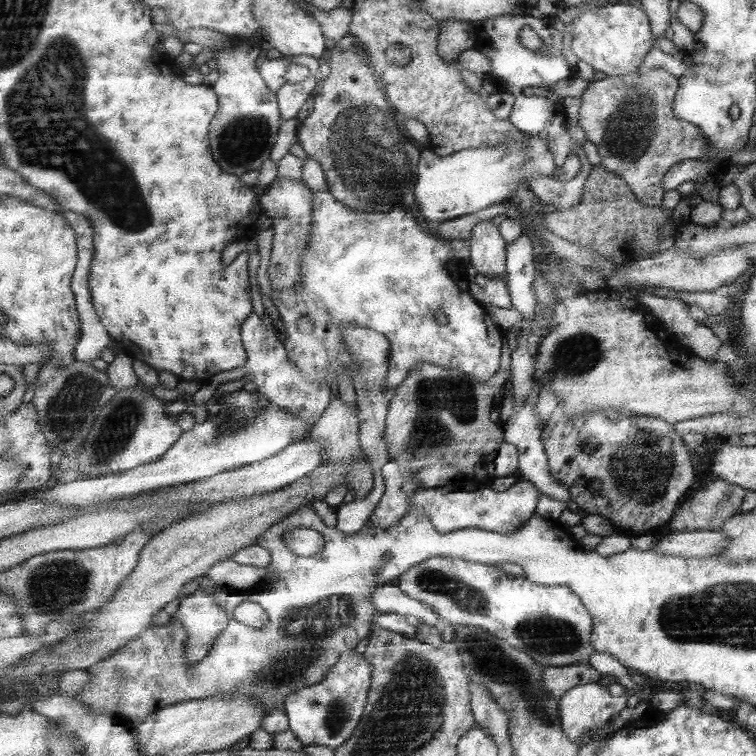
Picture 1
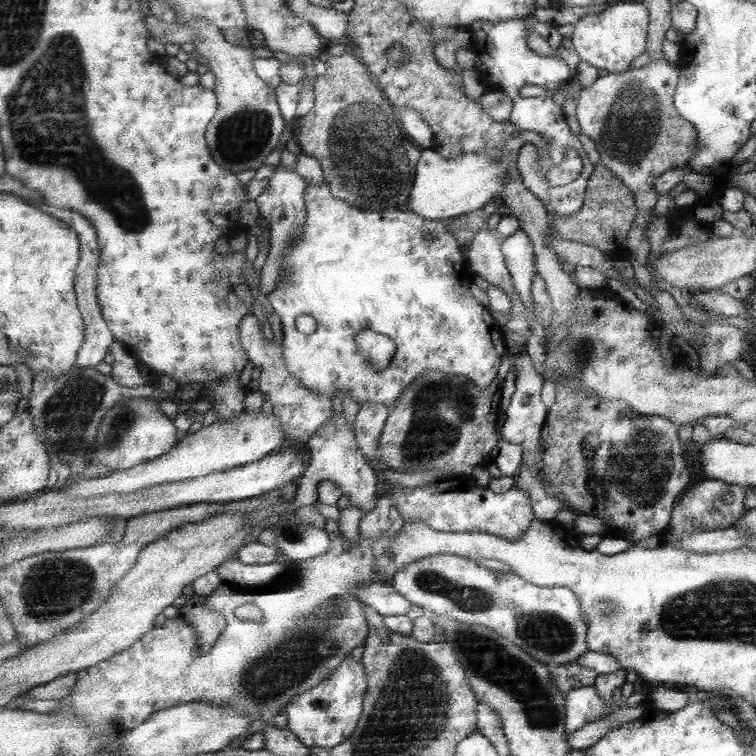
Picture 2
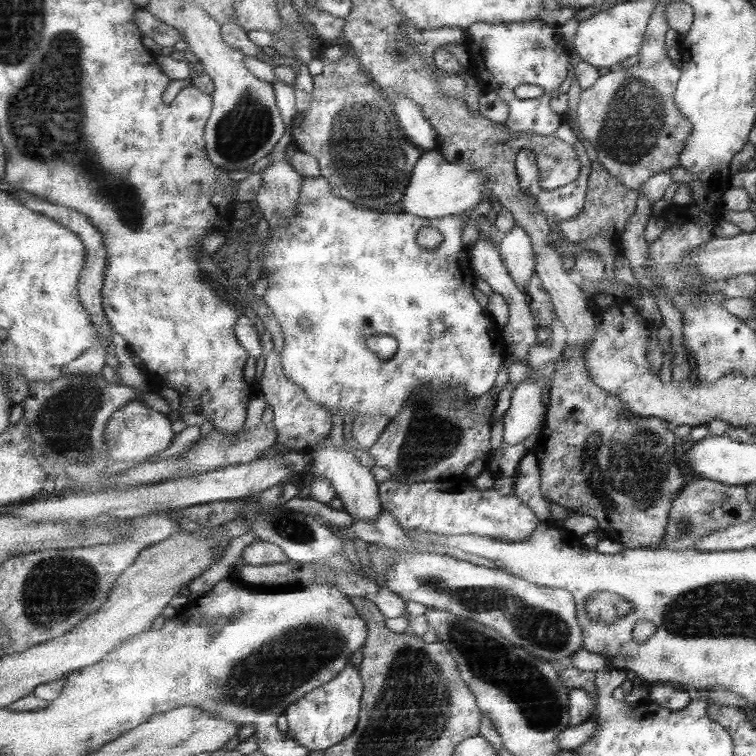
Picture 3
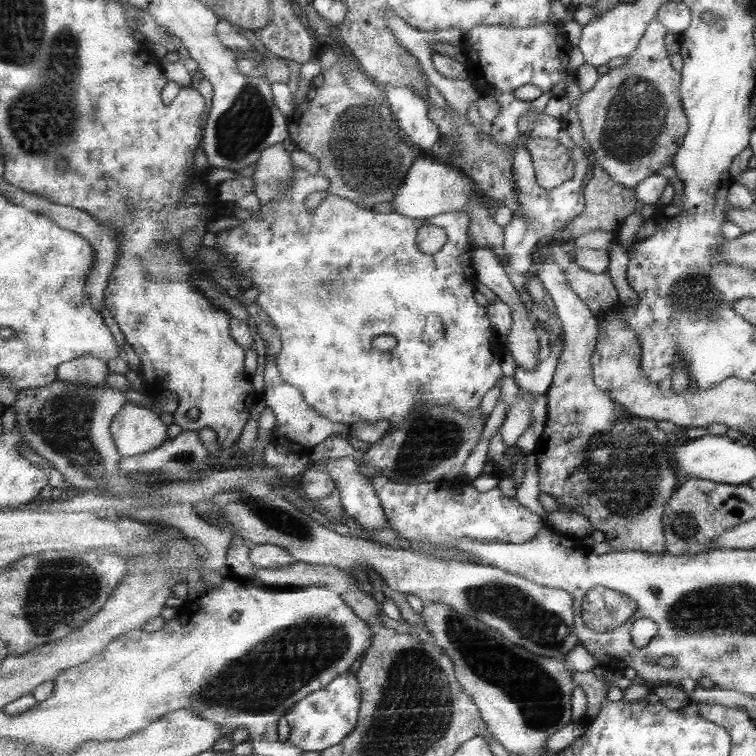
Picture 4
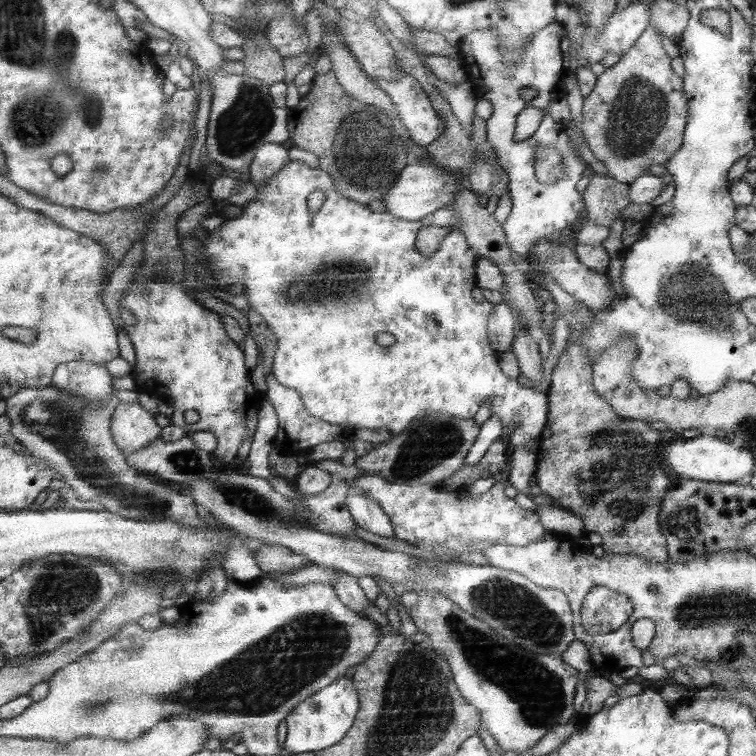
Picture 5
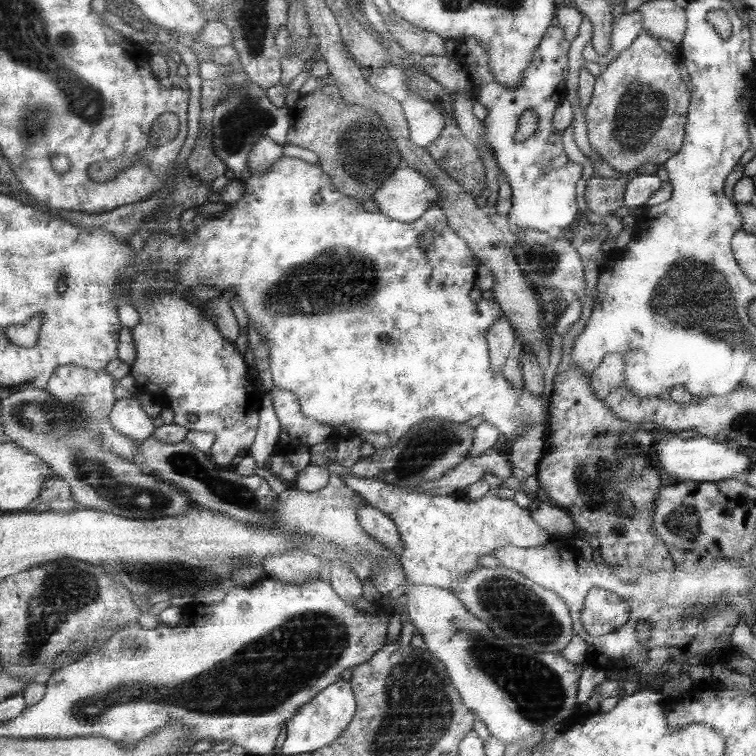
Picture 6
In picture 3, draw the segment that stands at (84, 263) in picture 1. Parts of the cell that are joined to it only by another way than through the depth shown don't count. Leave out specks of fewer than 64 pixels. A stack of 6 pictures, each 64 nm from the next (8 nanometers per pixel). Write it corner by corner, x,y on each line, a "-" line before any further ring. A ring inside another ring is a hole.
15,190
15,192
9,192
9,194
13,194
15,198
19,198
27,208
31,208
35,212
41,212
43,216
49,216
49,218
57,220
59,224
63,224
65,228
77,232
85,240
87,260
85,260
85,268
81,272
81,306
85,308
85,312
89,314
89,320
97,328
99,346
91,348
79,360
75,360
73,364
69,364
69,368
65,370
65,376
101,376
103,368
107,366
107,356
111,354
111,342
113,342
113,326
109,324
109,318
105,314
105,294
103,294
103,290
105,290
105,278
107,278
107,272
109,272
109,248
107,248
103,232
97,228
97,224
89,216
85,216
83,212
79,212
75,208
65,208
65,206
51,204
49,200
33,196
33,194
25,192
25,190

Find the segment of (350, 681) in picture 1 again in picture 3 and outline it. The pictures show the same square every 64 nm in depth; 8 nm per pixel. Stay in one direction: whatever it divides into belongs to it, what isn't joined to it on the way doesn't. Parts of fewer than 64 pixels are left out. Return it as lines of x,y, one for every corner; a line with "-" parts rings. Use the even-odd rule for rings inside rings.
349,664
345,672
341,672
333,682
309,692
309,696
301,698
287,710
285,716
289,718
289,736
295,738
301,746
309,748
309,752
327,752
335,748
337,744
349,740
349,736
357,732
357,726
361,722
363,696
365,680
361,676
361,670
359,666

